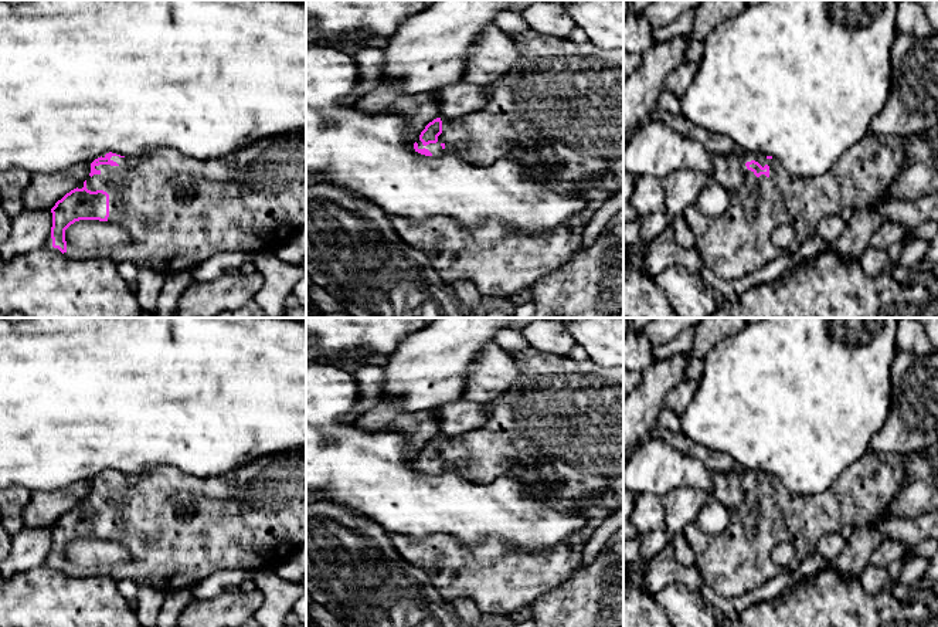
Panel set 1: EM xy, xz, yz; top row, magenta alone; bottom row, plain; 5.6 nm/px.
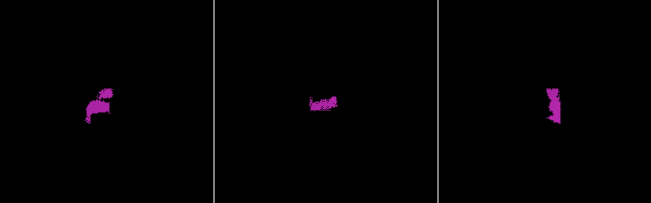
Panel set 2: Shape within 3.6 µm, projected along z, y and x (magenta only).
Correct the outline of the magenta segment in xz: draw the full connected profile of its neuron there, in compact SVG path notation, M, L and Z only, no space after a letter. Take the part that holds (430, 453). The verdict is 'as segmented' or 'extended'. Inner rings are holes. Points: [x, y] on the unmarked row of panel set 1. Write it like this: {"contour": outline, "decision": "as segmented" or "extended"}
{"contour": "M533 348L509 353L520 370L520 379L485 404L487 423L455 437L434 437L414 461L415 470L425 474L456 470L473 484L489 484L507 475L513 465L530 465L536 470L538 482L557 488L557 509L582 509L592 523L611 516L623 506L623 482L619 481L623 477L623 367L605 367L589 359L578 362Z", "decision": "extended"}

